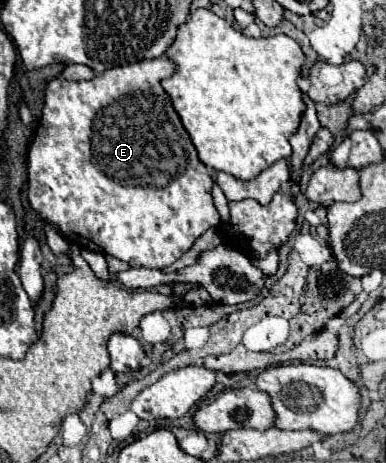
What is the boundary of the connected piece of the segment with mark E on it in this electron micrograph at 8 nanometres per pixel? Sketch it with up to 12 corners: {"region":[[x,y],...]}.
{"region":[[166,56],[48,82],[28,198],[168,268],[220,222]]}

